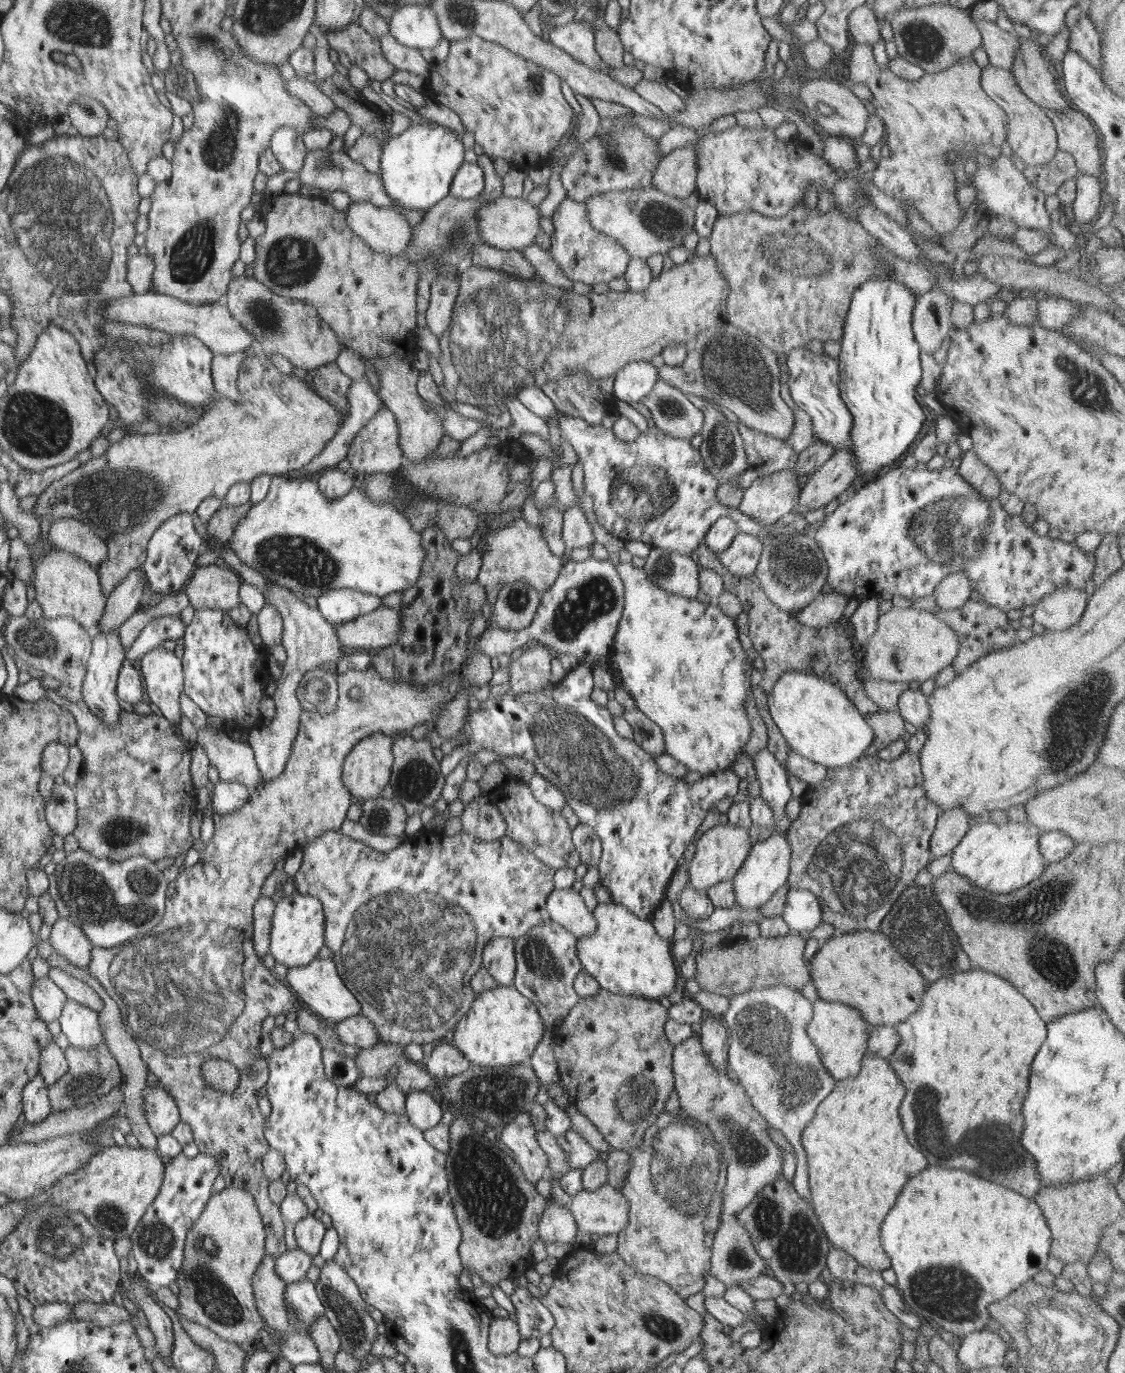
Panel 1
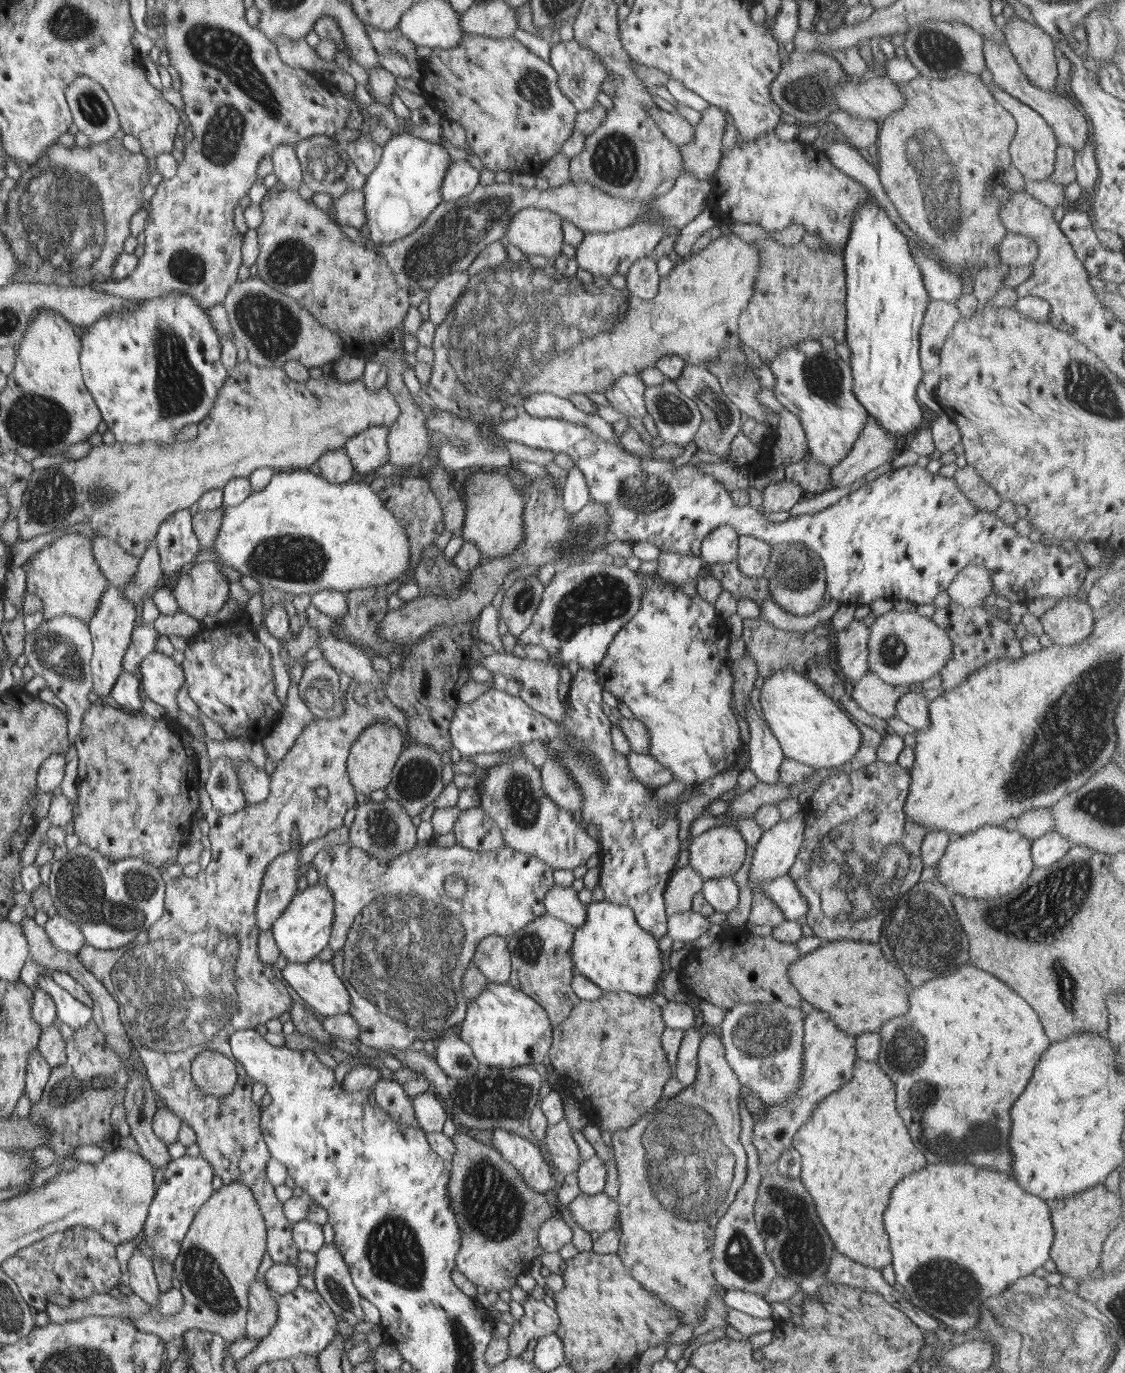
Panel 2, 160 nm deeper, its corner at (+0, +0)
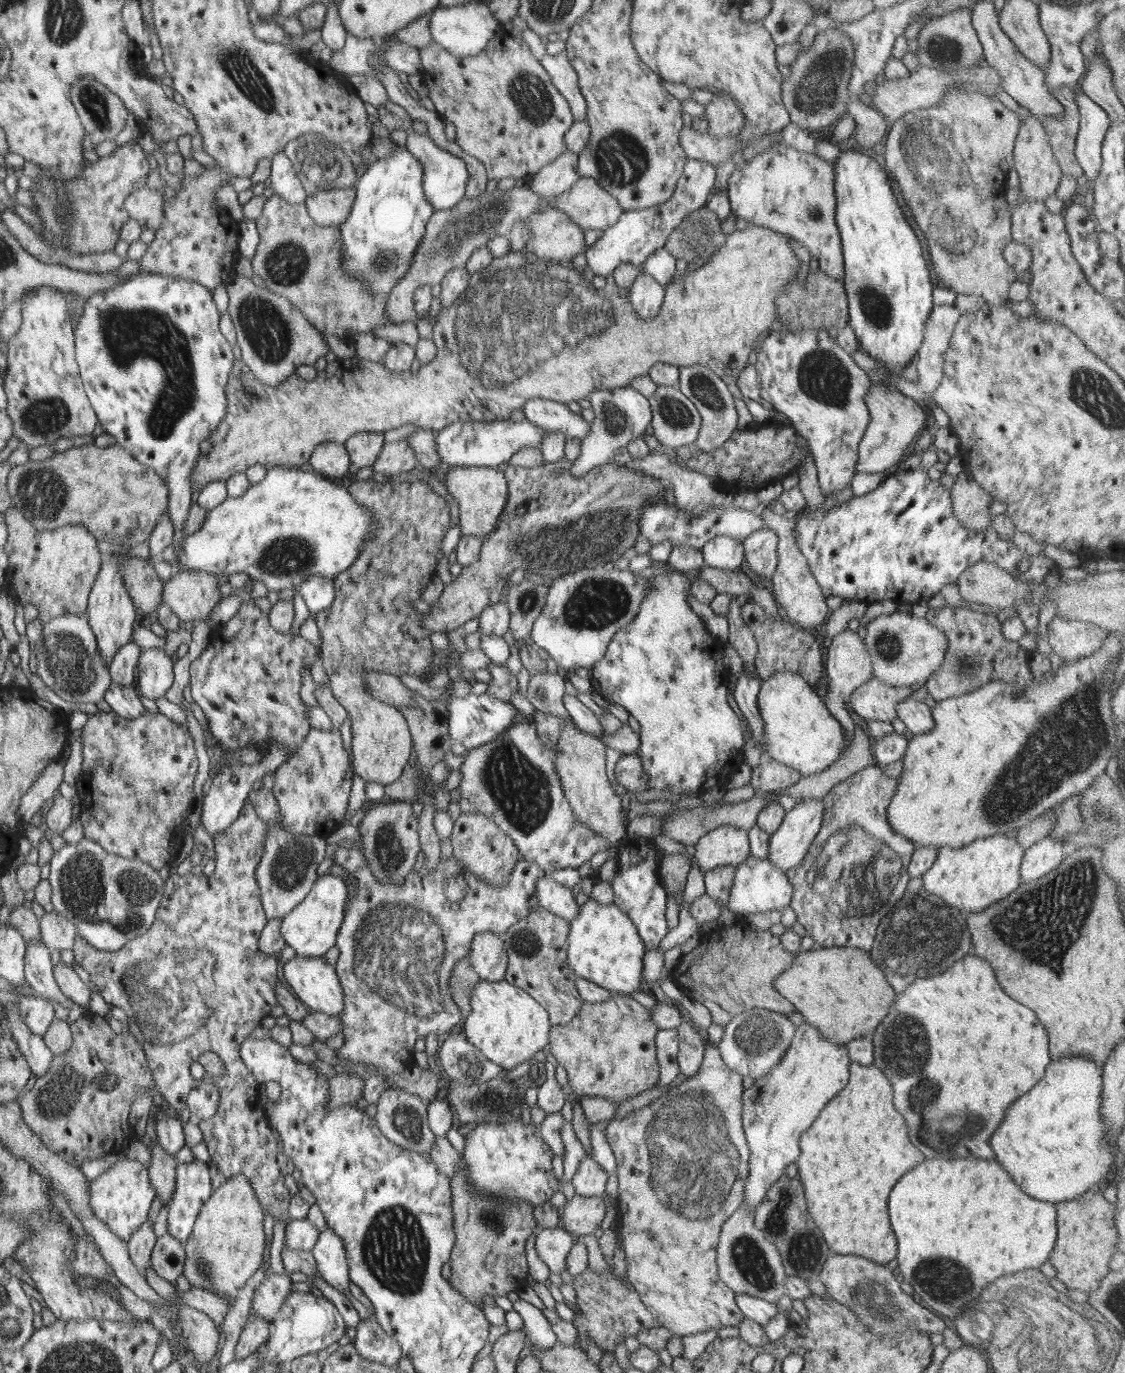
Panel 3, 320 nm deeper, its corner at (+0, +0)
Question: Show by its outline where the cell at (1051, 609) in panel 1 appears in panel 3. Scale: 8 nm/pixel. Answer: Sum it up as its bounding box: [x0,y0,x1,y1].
[1046,615,1107,662]

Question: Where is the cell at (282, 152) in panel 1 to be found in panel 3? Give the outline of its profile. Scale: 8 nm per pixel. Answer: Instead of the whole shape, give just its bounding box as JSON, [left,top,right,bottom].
[269,151,305,205]

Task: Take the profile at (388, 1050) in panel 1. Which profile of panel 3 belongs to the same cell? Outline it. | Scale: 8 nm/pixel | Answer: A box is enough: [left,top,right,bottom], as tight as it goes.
[326,1073,362,1110]

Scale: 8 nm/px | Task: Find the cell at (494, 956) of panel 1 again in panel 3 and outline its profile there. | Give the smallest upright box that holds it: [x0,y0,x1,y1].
[467,931,508,981]

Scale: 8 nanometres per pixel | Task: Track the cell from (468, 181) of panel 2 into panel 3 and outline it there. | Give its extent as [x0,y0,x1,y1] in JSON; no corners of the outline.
[406,128,467,210]

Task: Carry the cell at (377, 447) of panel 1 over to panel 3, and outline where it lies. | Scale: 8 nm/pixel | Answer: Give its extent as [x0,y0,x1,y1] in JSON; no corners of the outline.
[344,433,384,468]

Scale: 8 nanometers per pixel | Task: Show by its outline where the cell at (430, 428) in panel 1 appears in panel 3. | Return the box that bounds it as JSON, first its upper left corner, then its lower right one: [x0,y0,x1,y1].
[372,438,419,476]

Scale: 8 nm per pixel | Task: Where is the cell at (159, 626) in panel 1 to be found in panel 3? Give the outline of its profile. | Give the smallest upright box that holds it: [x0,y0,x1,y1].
[107,641,141,686]

